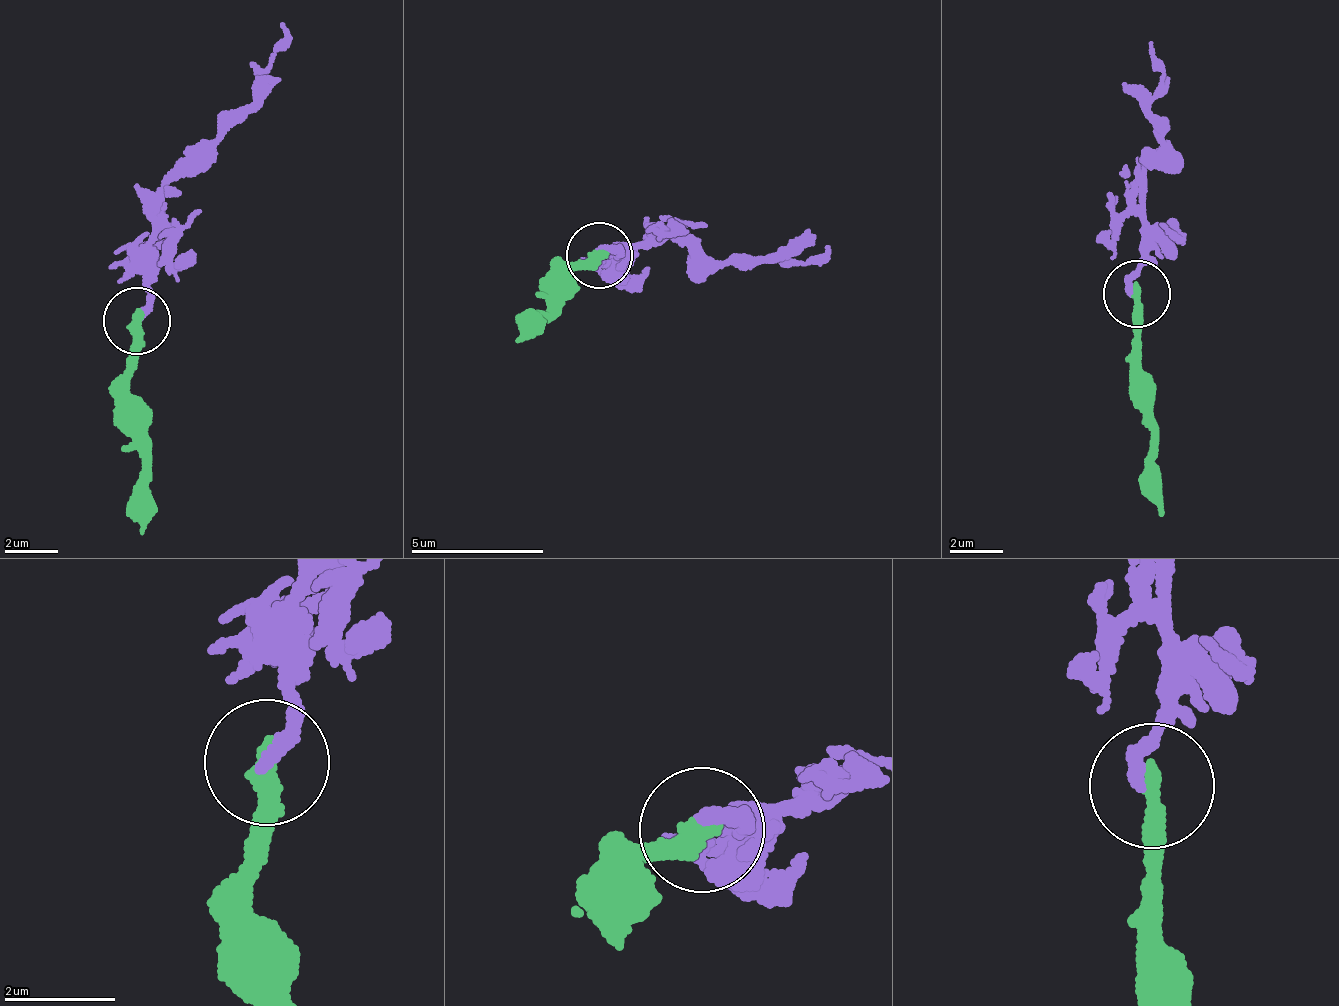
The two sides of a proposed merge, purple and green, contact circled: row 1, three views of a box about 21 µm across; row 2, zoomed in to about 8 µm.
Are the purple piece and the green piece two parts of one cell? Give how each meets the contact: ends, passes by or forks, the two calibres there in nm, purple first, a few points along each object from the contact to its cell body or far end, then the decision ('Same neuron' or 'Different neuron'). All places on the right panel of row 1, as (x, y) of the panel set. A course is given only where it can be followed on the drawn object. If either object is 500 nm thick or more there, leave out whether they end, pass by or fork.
At the ring purple ends. At the ring green ends. Thickness 240 nm (purple) against 380 nm. Course of purple: (1135, 292), (1143, 169), (1165, 140), (1149, 108), (1163, 75), (1152, 40). Course of green: (1135, 292), (1137, 373), (1160, 518). Different neuron

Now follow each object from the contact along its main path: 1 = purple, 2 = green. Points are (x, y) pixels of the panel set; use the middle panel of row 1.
1: (598, 253), (617, 255), (656, 231), (716, 261), (776, 254), (802, 263), (828, 247)
2: (598, 253), (562, 275), (518, 341)

